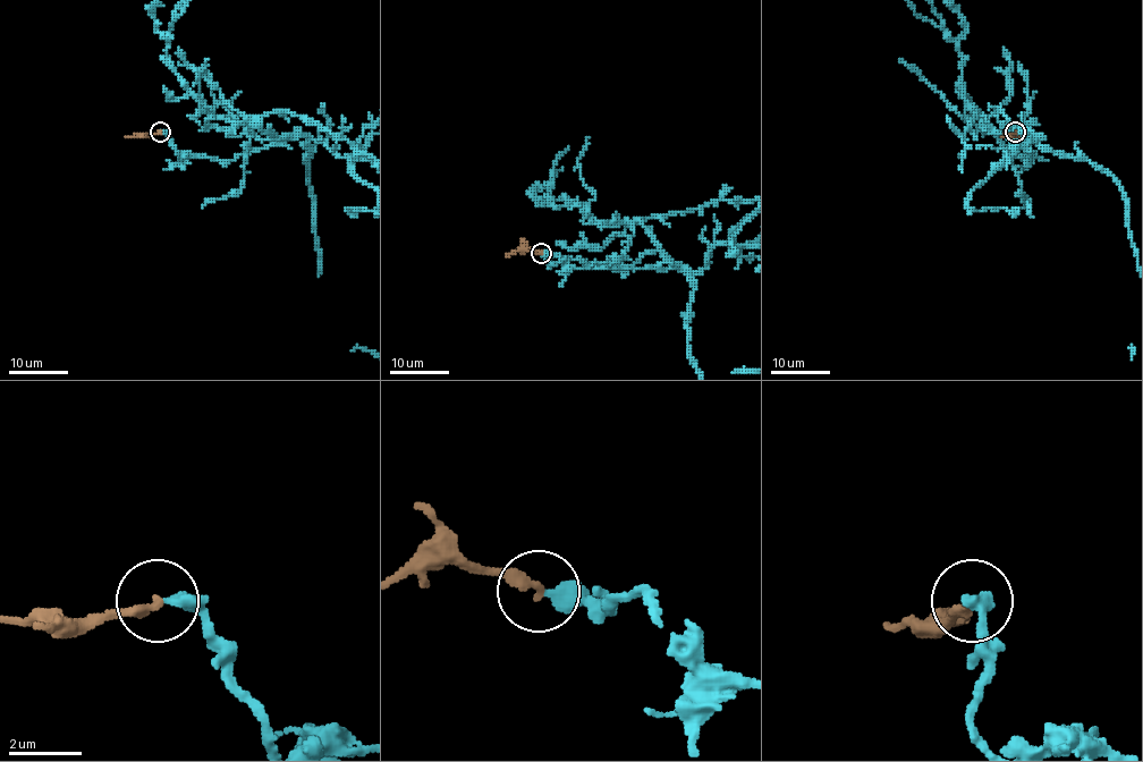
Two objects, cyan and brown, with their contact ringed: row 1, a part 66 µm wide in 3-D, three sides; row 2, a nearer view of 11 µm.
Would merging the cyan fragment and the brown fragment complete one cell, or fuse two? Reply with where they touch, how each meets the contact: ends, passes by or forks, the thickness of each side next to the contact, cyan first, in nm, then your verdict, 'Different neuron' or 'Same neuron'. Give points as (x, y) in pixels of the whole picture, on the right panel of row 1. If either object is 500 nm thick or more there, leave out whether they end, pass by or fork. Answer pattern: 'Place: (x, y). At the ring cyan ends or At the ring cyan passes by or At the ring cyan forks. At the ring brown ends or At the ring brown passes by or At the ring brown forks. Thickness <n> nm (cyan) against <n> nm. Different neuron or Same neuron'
Place: (1015, 132). At the ring cyan ends. At the ring brown ends. Thickness 420 nm (cyan) against 280 nm. Same neuron

